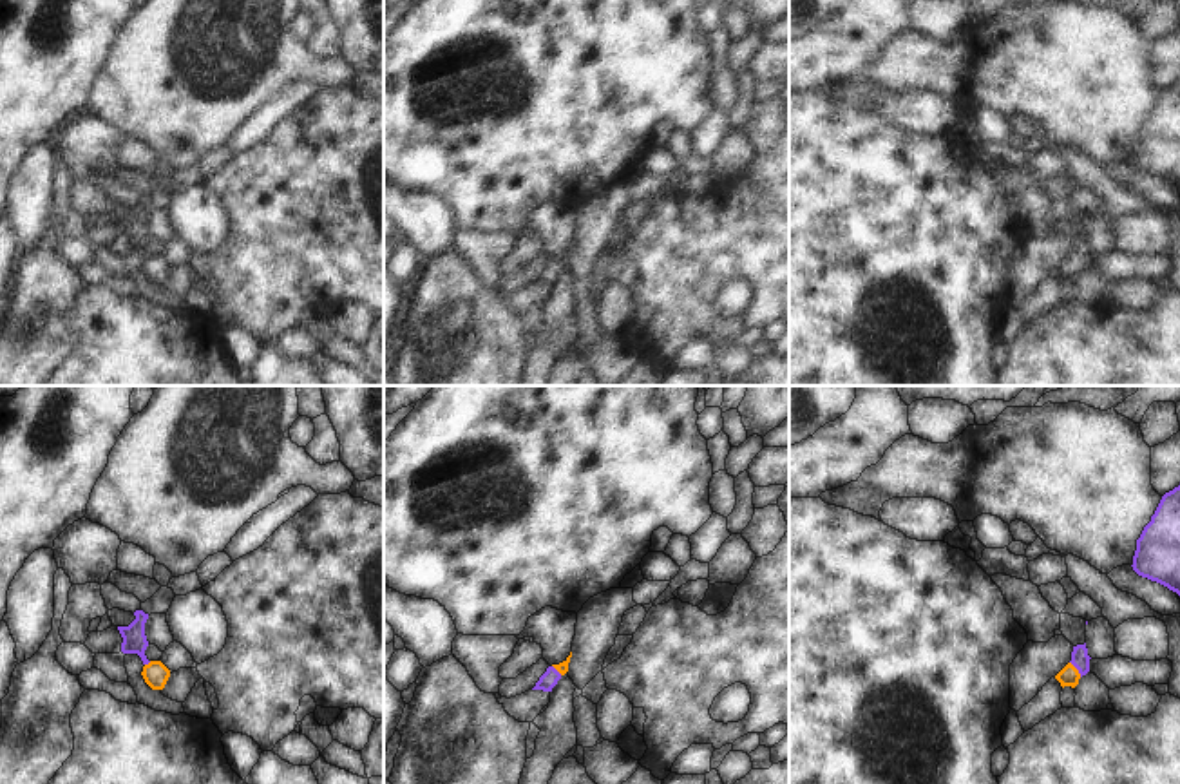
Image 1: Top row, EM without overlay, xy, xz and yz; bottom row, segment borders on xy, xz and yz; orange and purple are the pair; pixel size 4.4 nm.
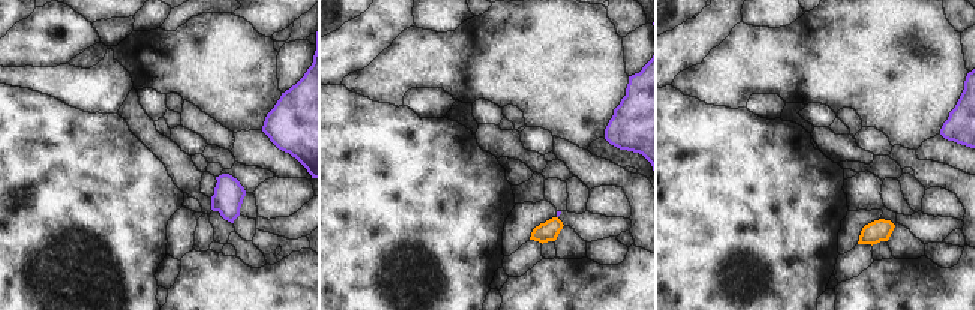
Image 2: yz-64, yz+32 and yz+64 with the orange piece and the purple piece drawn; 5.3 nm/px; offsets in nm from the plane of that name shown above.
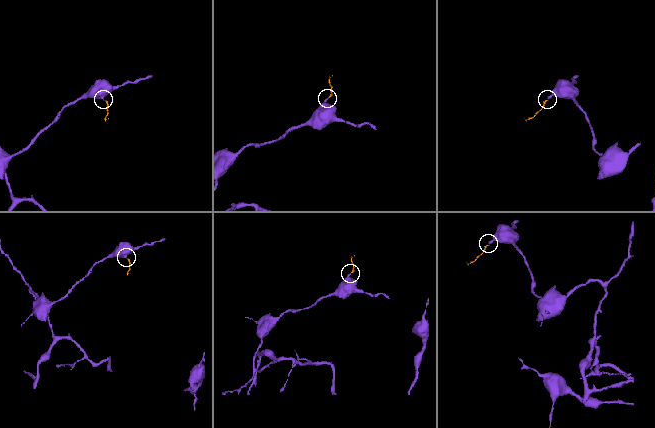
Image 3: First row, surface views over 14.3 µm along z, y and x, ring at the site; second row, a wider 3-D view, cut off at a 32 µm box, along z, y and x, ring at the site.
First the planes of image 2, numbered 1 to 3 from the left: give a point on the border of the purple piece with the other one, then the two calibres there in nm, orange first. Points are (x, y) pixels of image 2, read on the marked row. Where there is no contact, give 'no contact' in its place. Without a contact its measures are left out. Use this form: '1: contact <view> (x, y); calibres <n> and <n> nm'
1: no contact
2: no contact
3: no contact

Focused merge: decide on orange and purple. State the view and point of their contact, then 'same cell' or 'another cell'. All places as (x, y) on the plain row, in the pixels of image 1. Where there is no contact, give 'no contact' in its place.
contact yz (1075, 263); same cell

